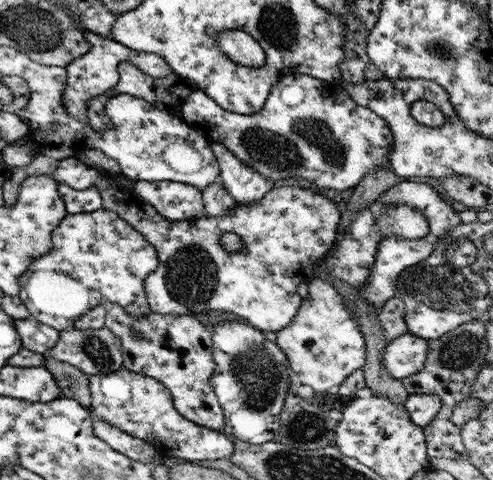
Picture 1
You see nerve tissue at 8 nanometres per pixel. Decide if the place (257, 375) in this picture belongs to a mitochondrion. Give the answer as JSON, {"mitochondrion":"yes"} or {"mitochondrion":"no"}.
{"mitochondrion":"yes"}

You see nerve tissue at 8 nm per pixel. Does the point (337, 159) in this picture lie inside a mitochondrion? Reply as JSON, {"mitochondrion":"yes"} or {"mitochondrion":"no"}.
{"mitochondrion":"yes"}

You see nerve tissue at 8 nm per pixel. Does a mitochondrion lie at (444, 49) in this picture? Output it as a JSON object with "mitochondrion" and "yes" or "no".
{"mitochondrion":"yes"}

